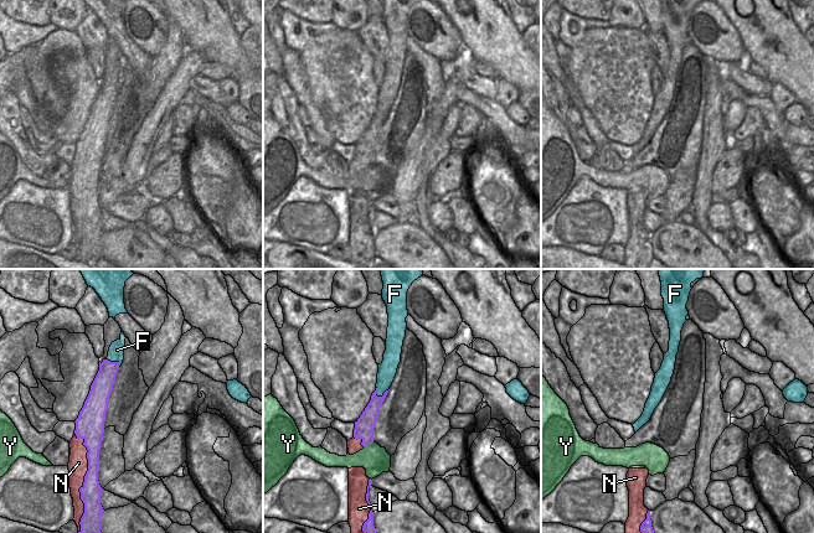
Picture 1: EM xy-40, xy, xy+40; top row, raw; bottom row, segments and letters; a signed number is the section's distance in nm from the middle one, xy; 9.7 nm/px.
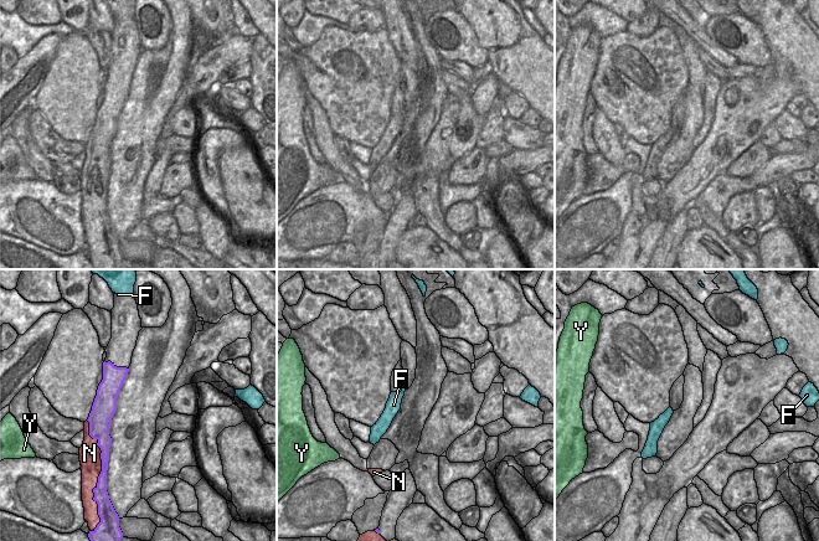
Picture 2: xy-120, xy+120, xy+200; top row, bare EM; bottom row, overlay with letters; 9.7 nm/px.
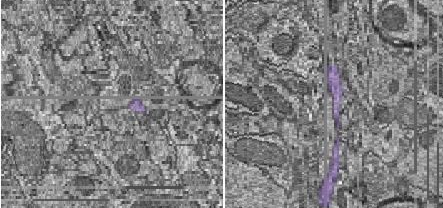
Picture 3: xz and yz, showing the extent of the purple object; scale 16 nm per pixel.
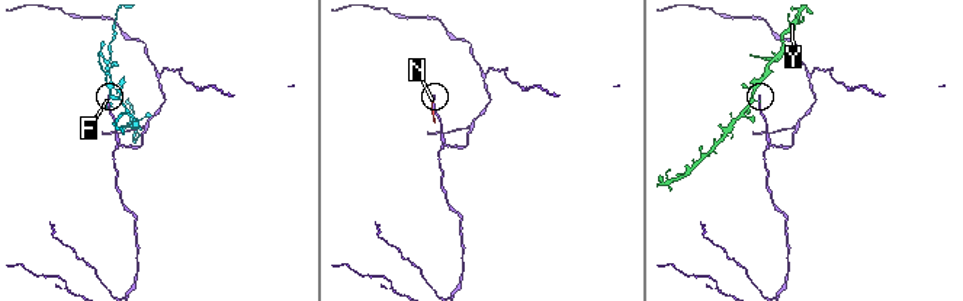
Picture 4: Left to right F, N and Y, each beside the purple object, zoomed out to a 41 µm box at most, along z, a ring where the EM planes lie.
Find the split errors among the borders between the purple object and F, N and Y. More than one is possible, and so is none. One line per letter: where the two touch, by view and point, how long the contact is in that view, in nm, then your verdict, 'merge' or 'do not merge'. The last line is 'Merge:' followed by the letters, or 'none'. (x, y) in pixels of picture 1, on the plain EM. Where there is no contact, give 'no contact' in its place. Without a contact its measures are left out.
F: contact xy (382, 118); length 160 nm; do not merge
N: contact xy-40 (84, 203); length 950 nm; do not merge
Y: contact xy (367, 166); length 120 nm; do not merge
Merge: none

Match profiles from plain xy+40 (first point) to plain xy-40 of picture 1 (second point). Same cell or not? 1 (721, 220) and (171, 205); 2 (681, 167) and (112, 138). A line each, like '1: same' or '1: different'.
1: different
2: same

